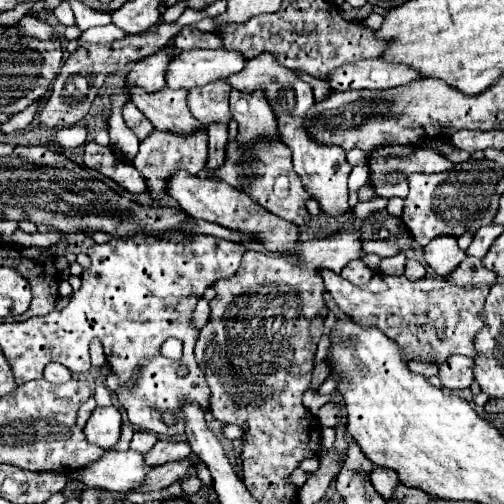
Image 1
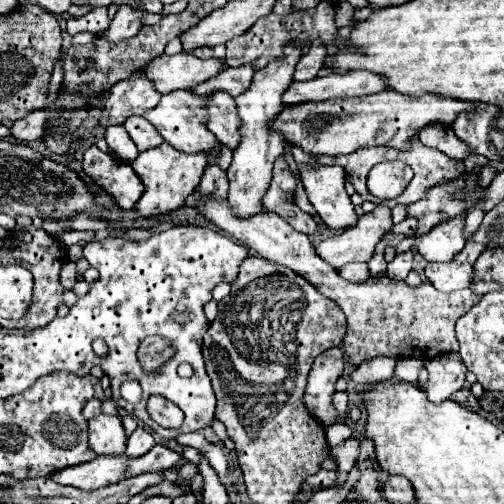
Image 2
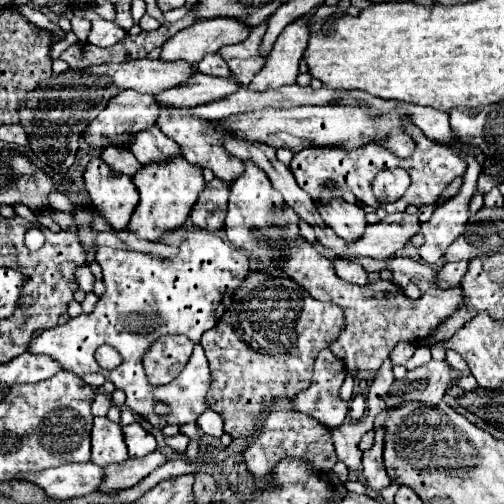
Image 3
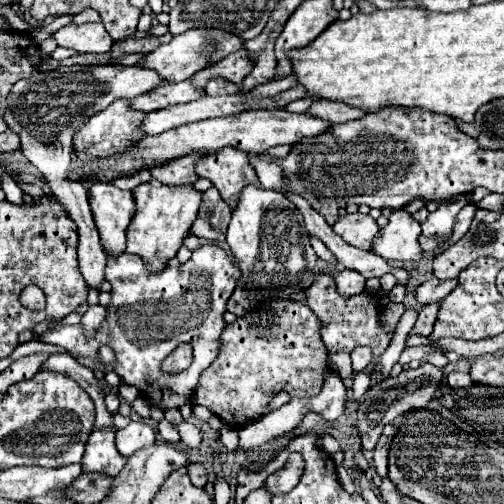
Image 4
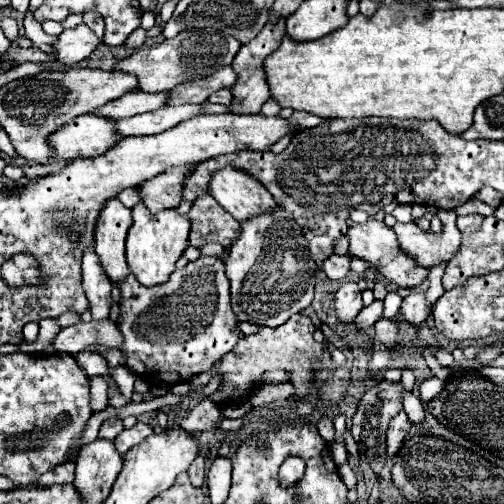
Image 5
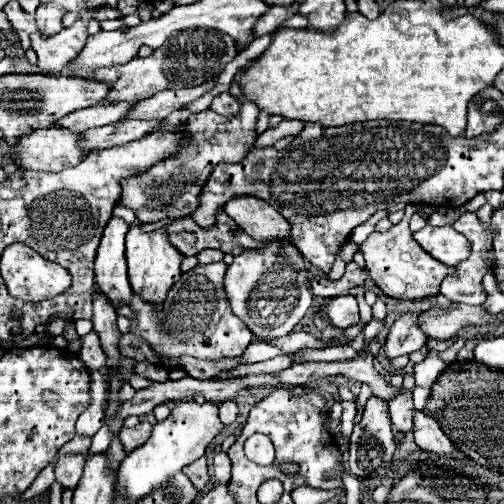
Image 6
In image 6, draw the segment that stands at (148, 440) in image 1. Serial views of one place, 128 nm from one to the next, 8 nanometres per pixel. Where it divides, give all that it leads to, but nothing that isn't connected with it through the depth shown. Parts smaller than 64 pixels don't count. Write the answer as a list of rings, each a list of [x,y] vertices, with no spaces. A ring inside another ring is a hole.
[[[144,420],[134,428],[122,428],[120,430],[120,440],[124,444],[124,450],[132,452],[132,450],[140,448],[150,438],[150,434],[152,434],[152,424],[148,420]]]

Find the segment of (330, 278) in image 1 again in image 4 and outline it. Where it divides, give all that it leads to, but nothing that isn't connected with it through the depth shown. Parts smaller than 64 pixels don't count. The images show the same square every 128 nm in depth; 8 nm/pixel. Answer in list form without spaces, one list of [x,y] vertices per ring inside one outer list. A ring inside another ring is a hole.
[[[318,274],[314,284],[306,290],[306,302],[312,308],[312,312],[322,320],[322,340],[328,348],[328,352],[352,352],[358,346],[368,346],[372,350],[372,362],[376,364],[382,352],[388,348],[392,334],[386,334],[380,324],[380,312],[382,308],[378,306],[378,298],[362,292],[352,298],[344,298],[336,292],[334,278],[330,274]],[[430,304],[430,306],[422,308],[420,310],[420,316],[418,316],[418,322],[412,328],[412,334],[430,336],[432,334],[432,328],[434,328],[434,322],[436,322],[436,314],[438,314],[438,304]]]

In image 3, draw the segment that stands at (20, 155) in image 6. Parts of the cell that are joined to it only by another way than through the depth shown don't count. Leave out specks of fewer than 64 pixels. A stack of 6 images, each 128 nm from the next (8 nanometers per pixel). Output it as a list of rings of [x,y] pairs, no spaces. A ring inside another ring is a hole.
[[[124,90],[116,98],[112,98],[108,102],[108,106],[86,126],[86,130],[84,130],[82,136],[84,136],[84,140],[92,148],[128,146],[128,142],[132,140],[132,136],[136,136],[138,132],[148,130],[158,120],[158,114],[160,114],[160,108],[158,108],[154,96],[144,96],[140,92],[134,92],[134,90]],[[102,138],[106,138],[108,144],[104,144]]]

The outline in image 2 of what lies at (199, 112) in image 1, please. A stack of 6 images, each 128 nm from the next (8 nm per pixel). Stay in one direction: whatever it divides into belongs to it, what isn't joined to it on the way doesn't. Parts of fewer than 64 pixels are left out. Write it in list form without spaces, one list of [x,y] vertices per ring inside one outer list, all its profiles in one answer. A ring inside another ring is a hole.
[[[218,92],[206,98],[208,110],[208,130],[218,138],[218,142],[230,150],[240,144],[240,116],[236,116],[234,98],[226,92]]]

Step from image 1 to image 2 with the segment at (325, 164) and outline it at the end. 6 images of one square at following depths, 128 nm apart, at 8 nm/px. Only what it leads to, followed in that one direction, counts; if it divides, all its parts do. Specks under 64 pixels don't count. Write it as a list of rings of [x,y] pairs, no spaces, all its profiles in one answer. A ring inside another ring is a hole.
[[[240,66],[240,68],[224,68],[220,74],[214,78],[206,80],[204,84],[192,88],[190,92],[196,96],[212,96],[212,92],[228,92],[230,96],[240,96],[252,82],[254,70],[250,66]],[[290,146],[290,152],[300,168],[300,176],[304,182],[304,188],[308,192],[308,200],[312,202],[312,206],[316,208],[316,212],[320,214],[320,218],[332,228],[332,230],[346,230],[350,226],[356,224],[358,216],[354,212],[354,204],[350,202],[350,196],[344,190],[344,172],[340,166],[322,166],[322,168],[314,168],[314,156],[302,152],[296,146]]]

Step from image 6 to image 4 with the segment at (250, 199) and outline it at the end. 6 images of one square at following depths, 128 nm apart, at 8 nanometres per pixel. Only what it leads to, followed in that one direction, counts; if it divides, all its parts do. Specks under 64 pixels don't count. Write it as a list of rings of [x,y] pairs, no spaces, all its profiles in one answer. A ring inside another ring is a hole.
[[[236,148],[206,154],[196,164],[196,174],[208,178],[232,208],[236,208],[236,200],[248,184],[258,184],[260,188],[260,180],[256,180],[256,172],[252,172],[252,164],[248,164],[248,154]]]

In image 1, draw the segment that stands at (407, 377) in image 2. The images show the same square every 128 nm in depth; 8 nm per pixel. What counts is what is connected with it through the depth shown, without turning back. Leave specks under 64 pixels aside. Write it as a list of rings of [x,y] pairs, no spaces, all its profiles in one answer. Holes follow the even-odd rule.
[[[412,360],[412,362],[408,362],[408,368],[412,368],[412,372],[424,374],[426,378],[438,374],[438,366],[436,366],[436,364],[426,364],[426,362],[416,362],[416,360]]]

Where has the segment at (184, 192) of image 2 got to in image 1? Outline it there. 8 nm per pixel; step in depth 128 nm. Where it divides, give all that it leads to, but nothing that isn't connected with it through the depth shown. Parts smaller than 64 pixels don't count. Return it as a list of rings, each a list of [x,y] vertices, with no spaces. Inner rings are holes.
[[[154,130],[152,136],[146,138],[140,144],[140,152],[132,160],[132,164],[136,166],[136,170],[142,172],[144,180],[148,184],[148,192],[150,192],[152,200],[160,200],[160,198],[166,196],[168,180],[178,170],[186,170],[190,176],[200,174],[204,170],[204,166],[206,166],[206,156],[208,156],[206,146],[208,146],[208,134],[206,134],[206,130],[192,132],[192,136],[174,136],[172,132]]]

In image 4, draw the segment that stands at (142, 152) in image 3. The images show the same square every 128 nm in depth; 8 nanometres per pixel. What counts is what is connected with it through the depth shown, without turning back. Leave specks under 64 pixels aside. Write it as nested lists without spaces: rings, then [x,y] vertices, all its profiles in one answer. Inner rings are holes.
[[[190,154],[190,156],[184,156],[180,160],[172,160],[164,166],[150,168],[150,172],[162,184],[172,184],[172,186],[188,184],[190,186],[198,180],[194,168],[196,168],[196,154]]]

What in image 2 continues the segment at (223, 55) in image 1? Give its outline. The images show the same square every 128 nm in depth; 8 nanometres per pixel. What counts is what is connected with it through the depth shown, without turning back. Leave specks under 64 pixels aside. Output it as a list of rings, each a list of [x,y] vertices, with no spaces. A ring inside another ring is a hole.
[[[180,52],[174,56],[160,54],[156,56],[156,60],[150,60],[140,72],[150,76],[154,88],[160,94],[168,94],[182,88],[194,88],[206,82],[208,78],[216,76],[224,68],[226,64],[220,60],[200,60],[194,54]]]

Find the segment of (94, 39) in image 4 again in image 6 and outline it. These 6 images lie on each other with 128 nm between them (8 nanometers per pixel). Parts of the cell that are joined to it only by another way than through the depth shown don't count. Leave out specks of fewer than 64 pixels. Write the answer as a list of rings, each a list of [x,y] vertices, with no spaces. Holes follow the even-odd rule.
[[[78,18],[70,28],[62,28],[54,36],[30,34],[30,46],[38,56],[38,66],[42,70],[50,70],[58,74],[66,64],[70,64],[80,50],[84,48],[88,38],[88,20]]]

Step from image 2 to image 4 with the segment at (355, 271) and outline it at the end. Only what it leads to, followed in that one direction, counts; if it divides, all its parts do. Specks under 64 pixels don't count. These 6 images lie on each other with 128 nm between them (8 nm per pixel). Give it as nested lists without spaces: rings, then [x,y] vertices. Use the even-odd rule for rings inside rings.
[[[342,270],[336,276],[336,288],[344,296],[356,296],[356,294],[364,292],[364,284],[366,284],[366,278],[354,270]]]

